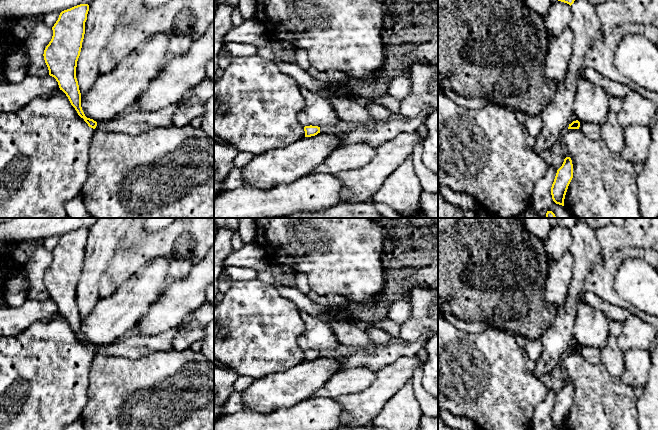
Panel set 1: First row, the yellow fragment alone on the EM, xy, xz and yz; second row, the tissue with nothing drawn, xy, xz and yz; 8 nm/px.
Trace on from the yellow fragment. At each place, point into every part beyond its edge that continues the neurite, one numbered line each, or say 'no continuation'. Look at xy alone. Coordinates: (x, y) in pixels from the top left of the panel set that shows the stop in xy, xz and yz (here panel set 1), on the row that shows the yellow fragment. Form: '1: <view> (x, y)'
no continuation

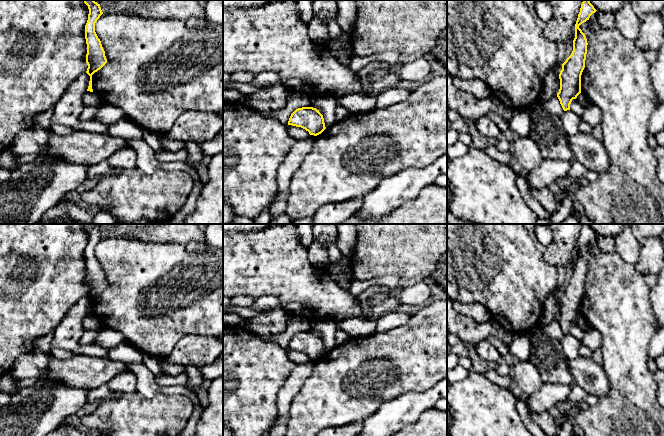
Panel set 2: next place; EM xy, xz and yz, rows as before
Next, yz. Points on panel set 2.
no continuation

